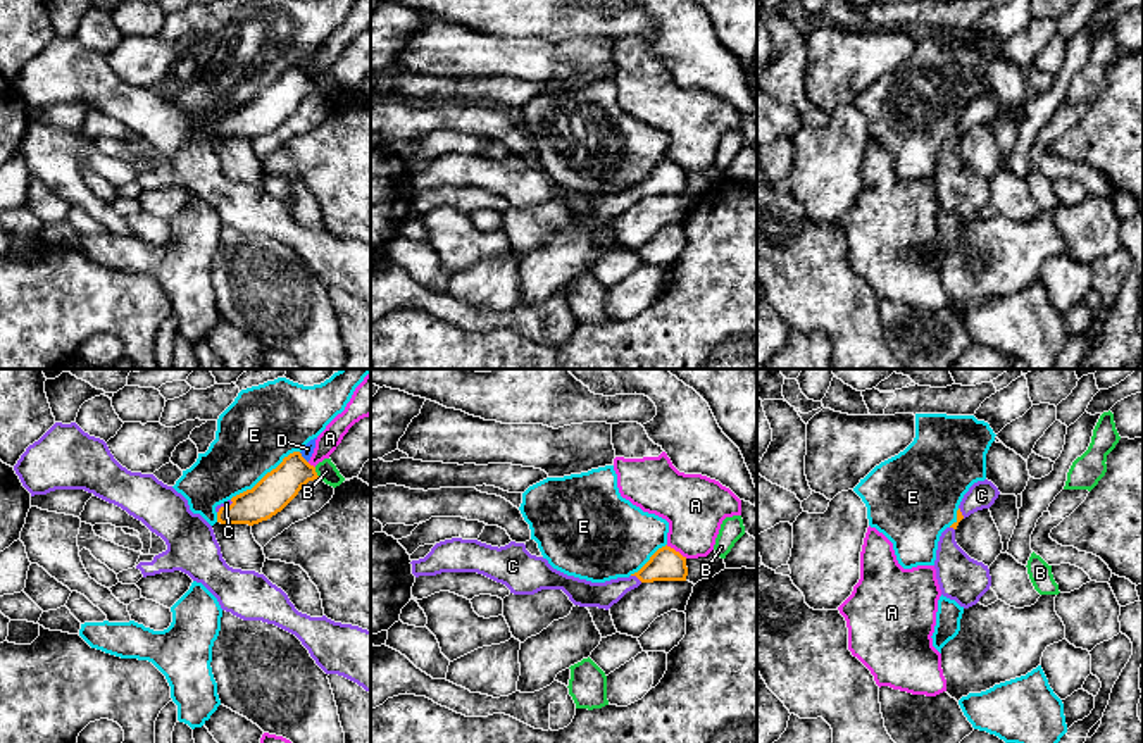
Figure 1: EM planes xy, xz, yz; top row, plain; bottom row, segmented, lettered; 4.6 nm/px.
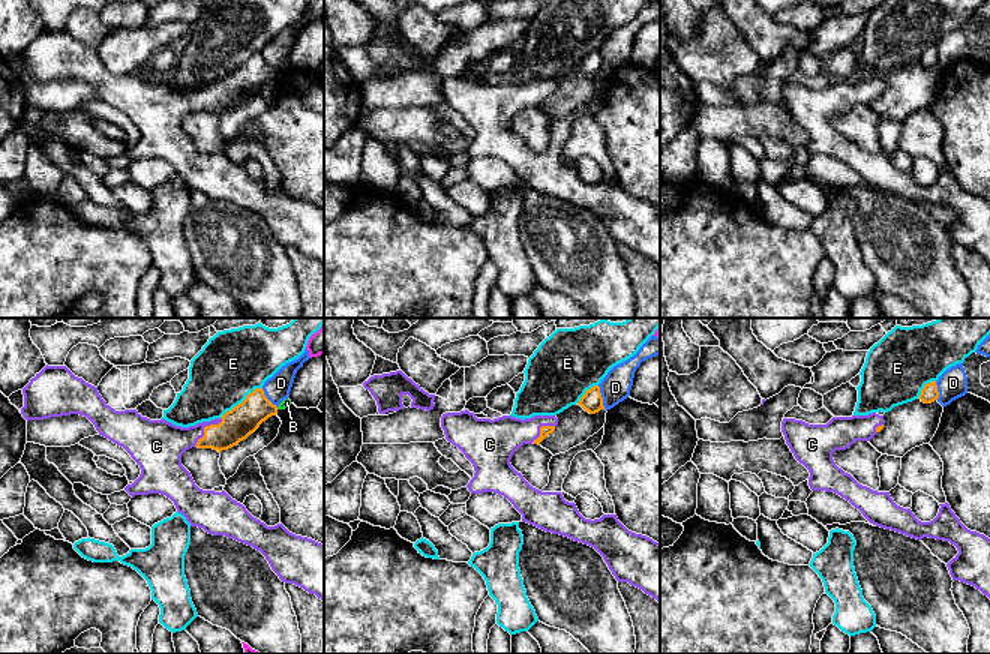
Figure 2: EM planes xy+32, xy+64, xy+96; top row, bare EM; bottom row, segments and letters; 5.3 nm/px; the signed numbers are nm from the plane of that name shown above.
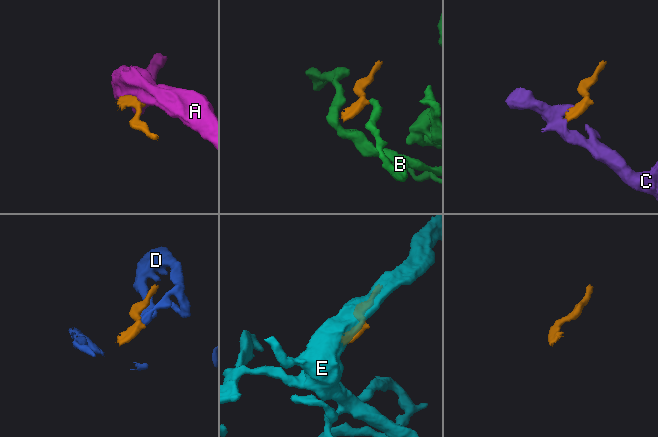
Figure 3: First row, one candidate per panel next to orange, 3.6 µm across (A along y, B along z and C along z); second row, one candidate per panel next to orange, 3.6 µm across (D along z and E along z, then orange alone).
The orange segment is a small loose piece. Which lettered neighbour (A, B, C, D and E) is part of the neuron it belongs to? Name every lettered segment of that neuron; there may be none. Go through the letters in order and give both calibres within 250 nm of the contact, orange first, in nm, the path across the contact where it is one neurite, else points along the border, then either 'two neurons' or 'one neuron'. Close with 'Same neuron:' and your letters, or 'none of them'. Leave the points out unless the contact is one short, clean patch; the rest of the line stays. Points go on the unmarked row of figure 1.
A: 160 nm thick on the orange side, 300 nm on the other; border along xz (666, 159), (687, 171); two neurons
B: 170 nm thick on the orange side, 90 nm on the other; border along xy (314, 81), (319, 92); two neurons
C: 160 nm thick on the orange side, 120 nm on the other; runs through xz (666, 178), (637, 190), (604, 209); one neuron
D: 170 nm thick on the orange side, 60 nm on the other; border along xy (299, 66), (307, 76); two neurons
E: 170 nm thick on the orange side, 360 nm on the other; two neurons
Same neuron: C

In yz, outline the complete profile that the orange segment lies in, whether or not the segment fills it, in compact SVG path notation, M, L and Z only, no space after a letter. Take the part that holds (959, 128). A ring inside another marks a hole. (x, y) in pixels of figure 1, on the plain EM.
M991 95L974 97L959 119L957 134L941 147L938 155L934 183L941 209L964 222L976 219L990 203L991 190L988 179L971 172L957 159L955 143L962 133L990 122L998 109L1000 105Z

